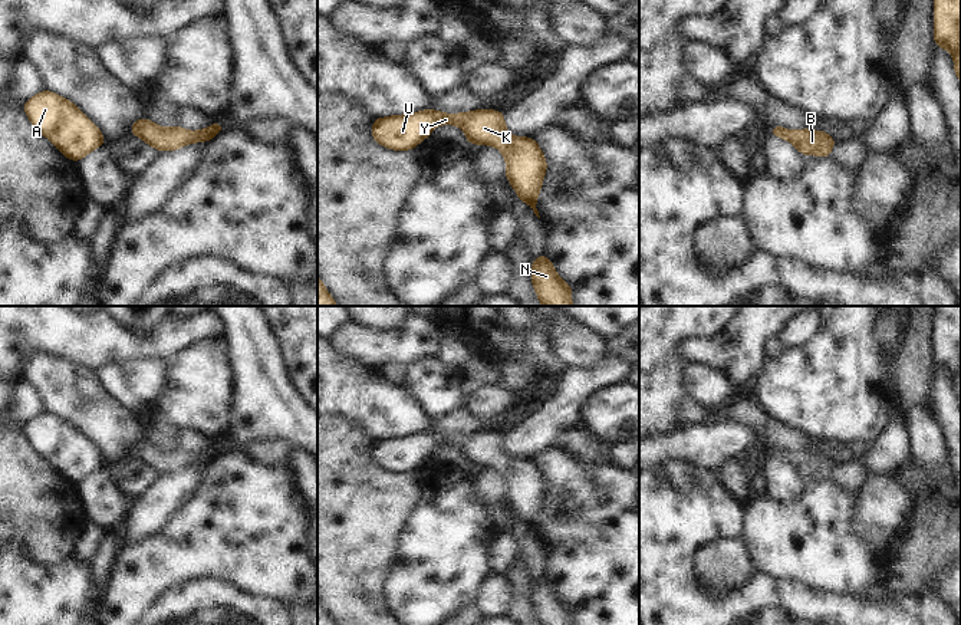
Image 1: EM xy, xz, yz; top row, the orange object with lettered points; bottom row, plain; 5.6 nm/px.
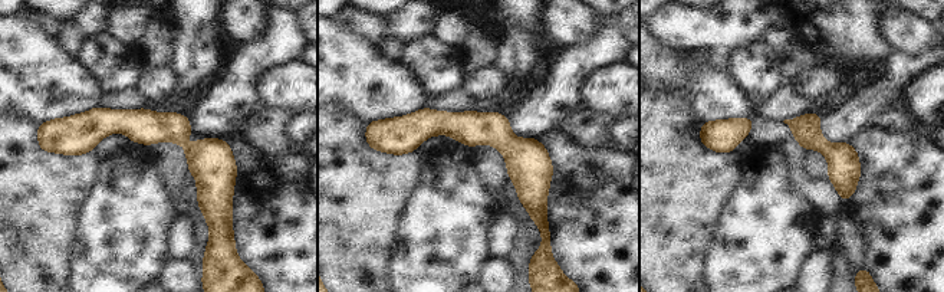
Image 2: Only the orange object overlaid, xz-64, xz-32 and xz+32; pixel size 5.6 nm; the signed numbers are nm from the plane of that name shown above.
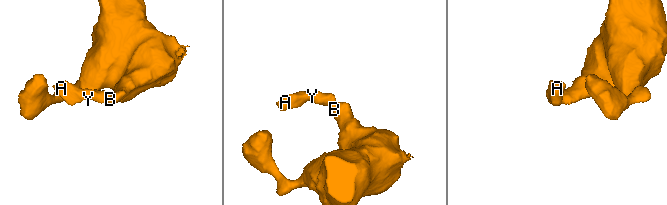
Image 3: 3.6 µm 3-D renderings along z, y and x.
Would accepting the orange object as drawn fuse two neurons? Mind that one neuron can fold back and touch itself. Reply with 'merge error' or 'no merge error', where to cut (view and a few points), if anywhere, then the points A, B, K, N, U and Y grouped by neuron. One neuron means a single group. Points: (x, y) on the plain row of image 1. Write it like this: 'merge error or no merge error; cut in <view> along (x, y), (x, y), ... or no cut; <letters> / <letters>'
no merge error; no cut; A B K N U Y

